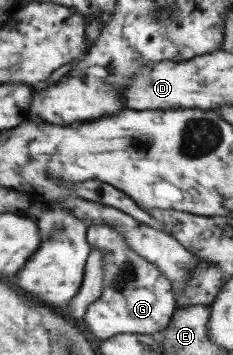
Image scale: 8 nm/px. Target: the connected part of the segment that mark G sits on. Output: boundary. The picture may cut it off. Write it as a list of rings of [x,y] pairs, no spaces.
[[[107,225],[86,227],[86,241],[90,248],[103,252],[104,259],[101,295],[85,310],[83,321],[87,329],[99,337],[107,339],[115,334],[152,334],[157,336],[167,325],[176,309],[175,295],[170,283],[158,267],[144,260],[125,245],[125,238],[119,231]]]

